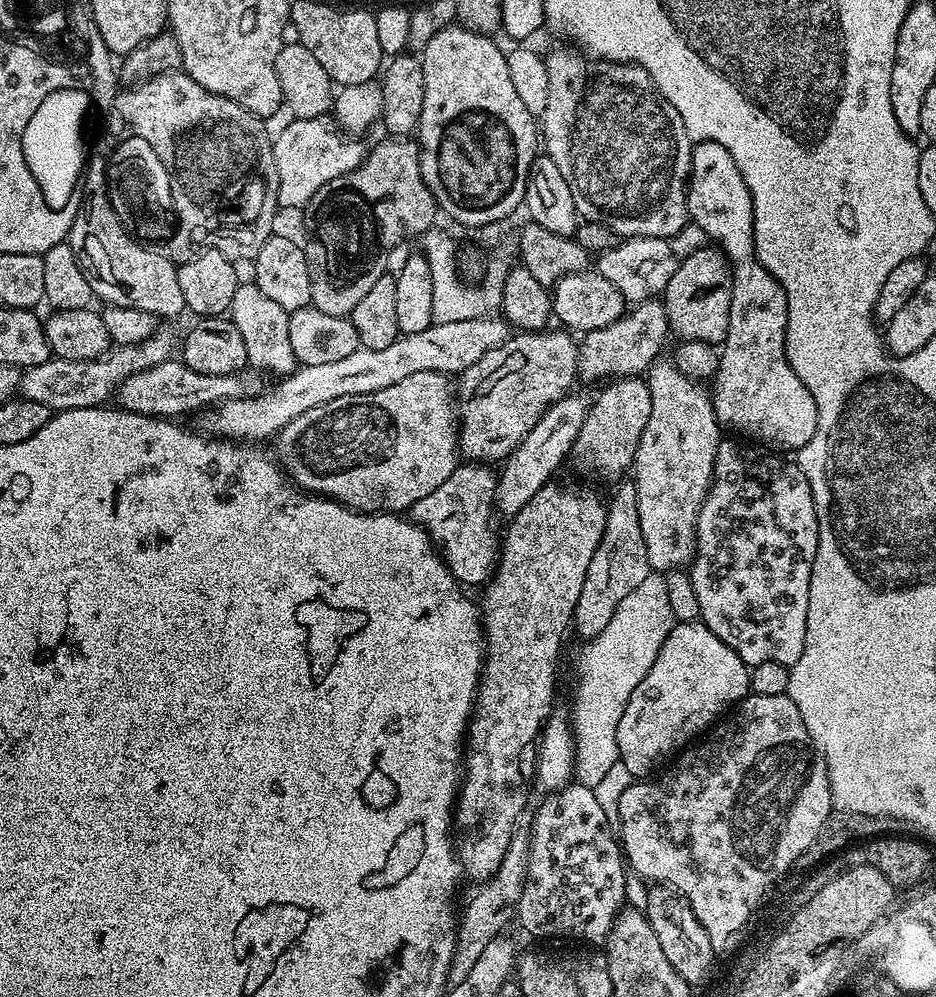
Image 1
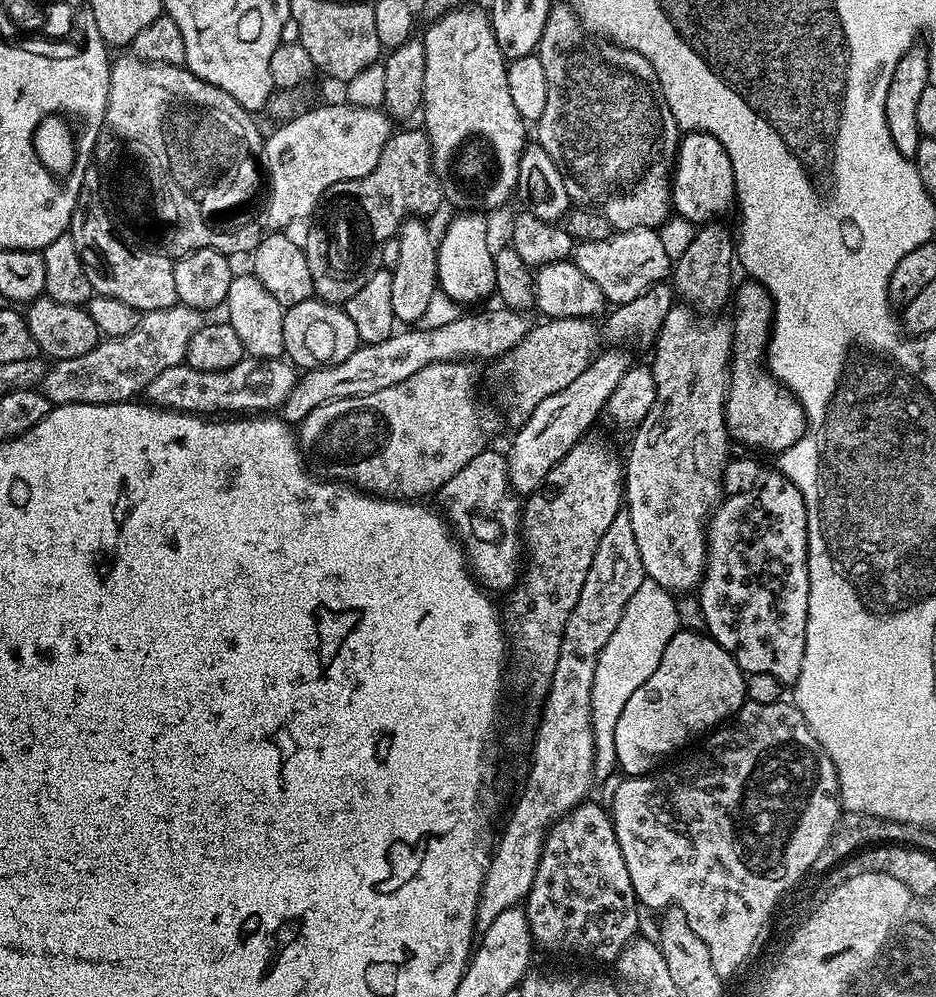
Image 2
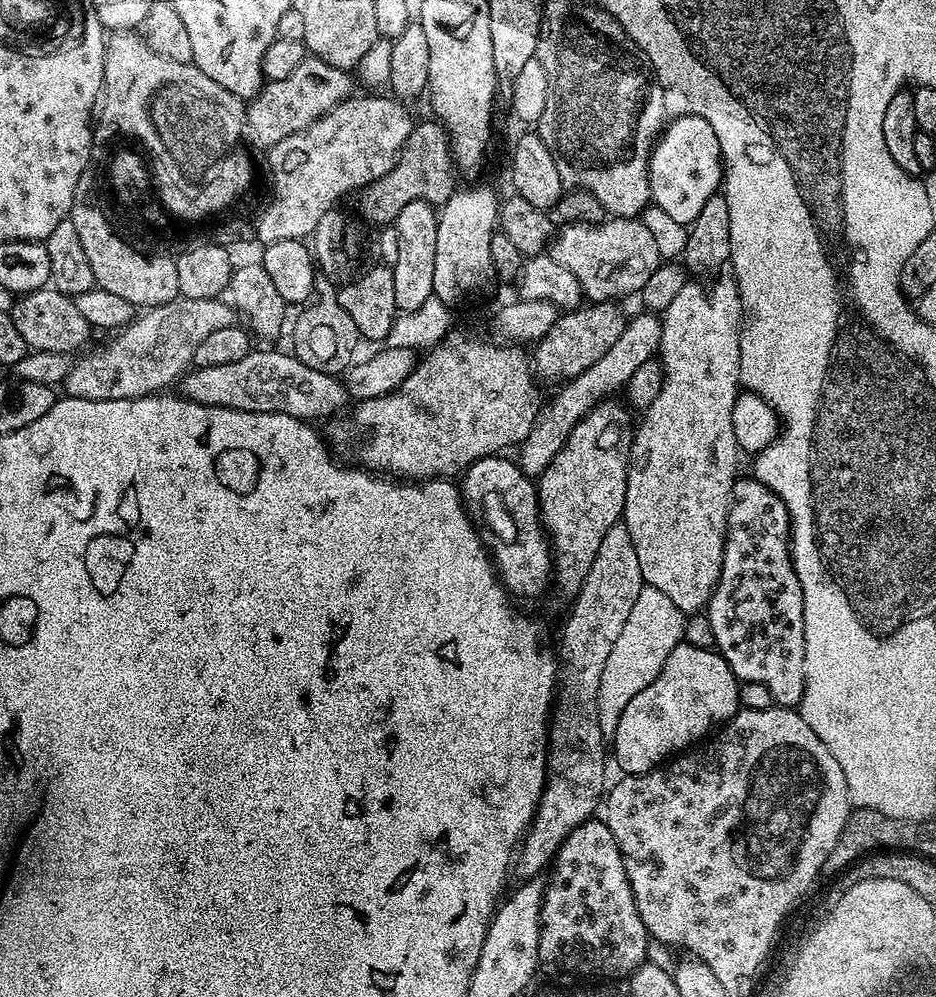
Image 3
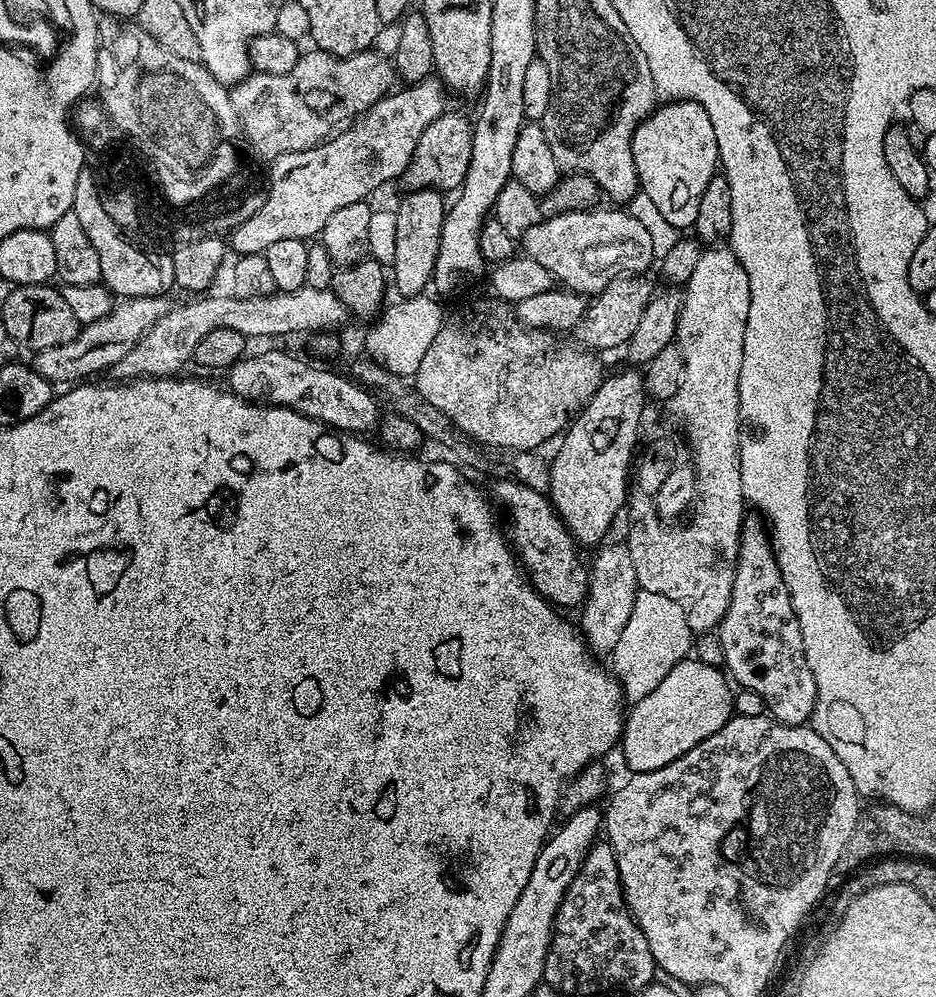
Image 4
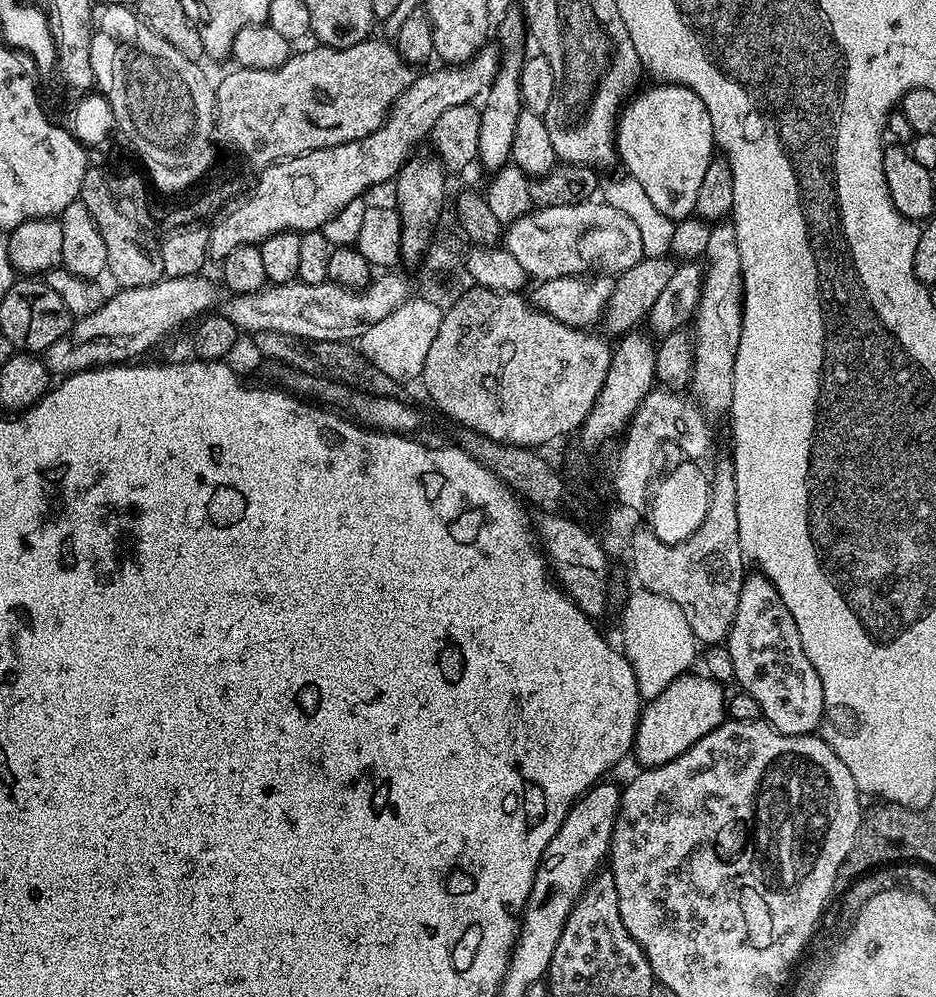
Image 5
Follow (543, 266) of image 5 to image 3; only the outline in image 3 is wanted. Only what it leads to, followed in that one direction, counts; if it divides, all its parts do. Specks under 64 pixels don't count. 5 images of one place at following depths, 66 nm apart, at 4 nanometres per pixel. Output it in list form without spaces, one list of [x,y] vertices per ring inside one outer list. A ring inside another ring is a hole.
[[[608,218],[602,224],[566,224],[555,233],[550,255],[566,266],[589,301],[612,302],[615,296],[639,293],[662,263],[657,243],[640,218]]]

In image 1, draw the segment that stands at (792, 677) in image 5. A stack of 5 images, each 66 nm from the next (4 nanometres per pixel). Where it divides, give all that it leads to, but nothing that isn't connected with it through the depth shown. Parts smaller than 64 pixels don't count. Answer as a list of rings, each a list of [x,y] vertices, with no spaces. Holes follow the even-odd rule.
[[[732,438],[721,439],[716,451],[712,484],[696,523],[696,554],[692,557],[690,575],[694,594],[698,594],[700,620],[714,630],[726,646],[733,648],[744,664],[755,666],[762,662],[778,662],[791,666],[802,658],[806,642],[810,574],[820,537],[810,482],[799,463],[792,461],[791,464],[780,454],[763,456],[759,447],[735,444],[728,439]]]

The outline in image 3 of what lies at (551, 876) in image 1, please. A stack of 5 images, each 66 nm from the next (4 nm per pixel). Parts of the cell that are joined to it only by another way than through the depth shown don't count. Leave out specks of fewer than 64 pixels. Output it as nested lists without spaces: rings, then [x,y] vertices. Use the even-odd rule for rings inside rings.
[[[600,818],[579,824],[560,843],[550,865],[551,871],[552,877],[547,877],[544,901],[540,907],[540,964],[553,964],[558,971],[573,972],[576,976],[601,976],[604,980],[620,981],[639,970],[649,959],[650,937],[638,914],[638,906],[626,878],[626,866],[622,862],[618,842],[614,842],[614,834],[610,834],[610,826]]]

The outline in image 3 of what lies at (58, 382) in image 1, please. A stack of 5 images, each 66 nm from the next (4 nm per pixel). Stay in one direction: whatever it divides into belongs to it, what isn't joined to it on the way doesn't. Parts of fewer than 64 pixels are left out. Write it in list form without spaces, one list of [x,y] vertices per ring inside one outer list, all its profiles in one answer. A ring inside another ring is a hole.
[[[180,296],[165,304],[141,311],[136,319],[127,328],[119,331],[115,335],[118,337],[105,348],[100,348],[89,356],[81,355],[79,357],[81,360],[77,359],[73,363],[62,385],[63,391],[74,398],[90,398],[91,400],[129,400],[163,393],[171,389],[168,387],[171,384],[173,387],[180,377],[193,367],[198,346],[202,346],[203,340],[208,335],[214,334],[214,330],[233,327],[237,320],[237,313],[231,303],[224,298],[210,300]]]

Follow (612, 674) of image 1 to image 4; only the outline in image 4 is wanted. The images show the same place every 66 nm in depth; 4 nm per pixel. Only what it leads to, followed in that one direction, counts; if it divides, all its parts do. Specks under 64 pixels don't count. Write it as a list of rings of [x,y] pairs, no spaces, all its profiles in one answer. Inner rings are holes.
[[[637,591],[634,610],[630,610],[630,622],[626,622],[626,630],[622,630],[622,638],[618,638],[618,646],[614,646],[610,654],[611,671],[620,681],[629,705],[646,698],[646,694],[650,694],[650,690],[654,690],[654,686],[658,686],[658,682],[662,682],[662,678],[693,651],[693,633],[687,630],[668,632],[668,611],[670,605],[663,594]]]

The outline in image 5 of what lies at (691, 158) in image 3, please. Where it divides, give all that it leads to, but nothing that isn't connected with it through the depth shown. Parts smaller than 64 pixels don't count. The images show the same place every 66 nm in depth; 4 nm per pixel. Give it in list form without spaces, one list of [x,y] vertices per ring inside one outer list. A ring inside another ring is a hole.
[[[667,82],[656,87],[660,88],[641,91],[621,111],[618,156],[628,167],[627,175],[638,180],[654,206],[666,218],[679,222],[695,213],[706,166],[710,166],[714,158],[712,123],[702,98],[698,98],[694,90],[685,88],[683,84]]]

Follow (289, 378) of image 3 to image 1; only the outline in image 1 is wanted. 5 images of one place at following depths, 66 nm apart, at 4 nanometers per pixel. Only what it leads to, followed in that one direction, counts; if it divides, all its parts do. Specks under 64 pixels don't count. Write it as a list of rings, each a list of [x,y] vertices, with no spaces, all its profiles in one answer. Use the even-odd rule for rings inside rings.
[[[169,358],[158,366],[150,366],[150,370],[142,370],[138,374],[130,374],[120,383],[114,396],[119,407],[125,412],[137,412],[143,416],[159,416],[176,418],[182,412],[207,410],[223,400],[258,396],[265,391],[265,377],[255,370],[245,370],[234,374],[198,374],[198,370],[190,370],[183,359]]]

